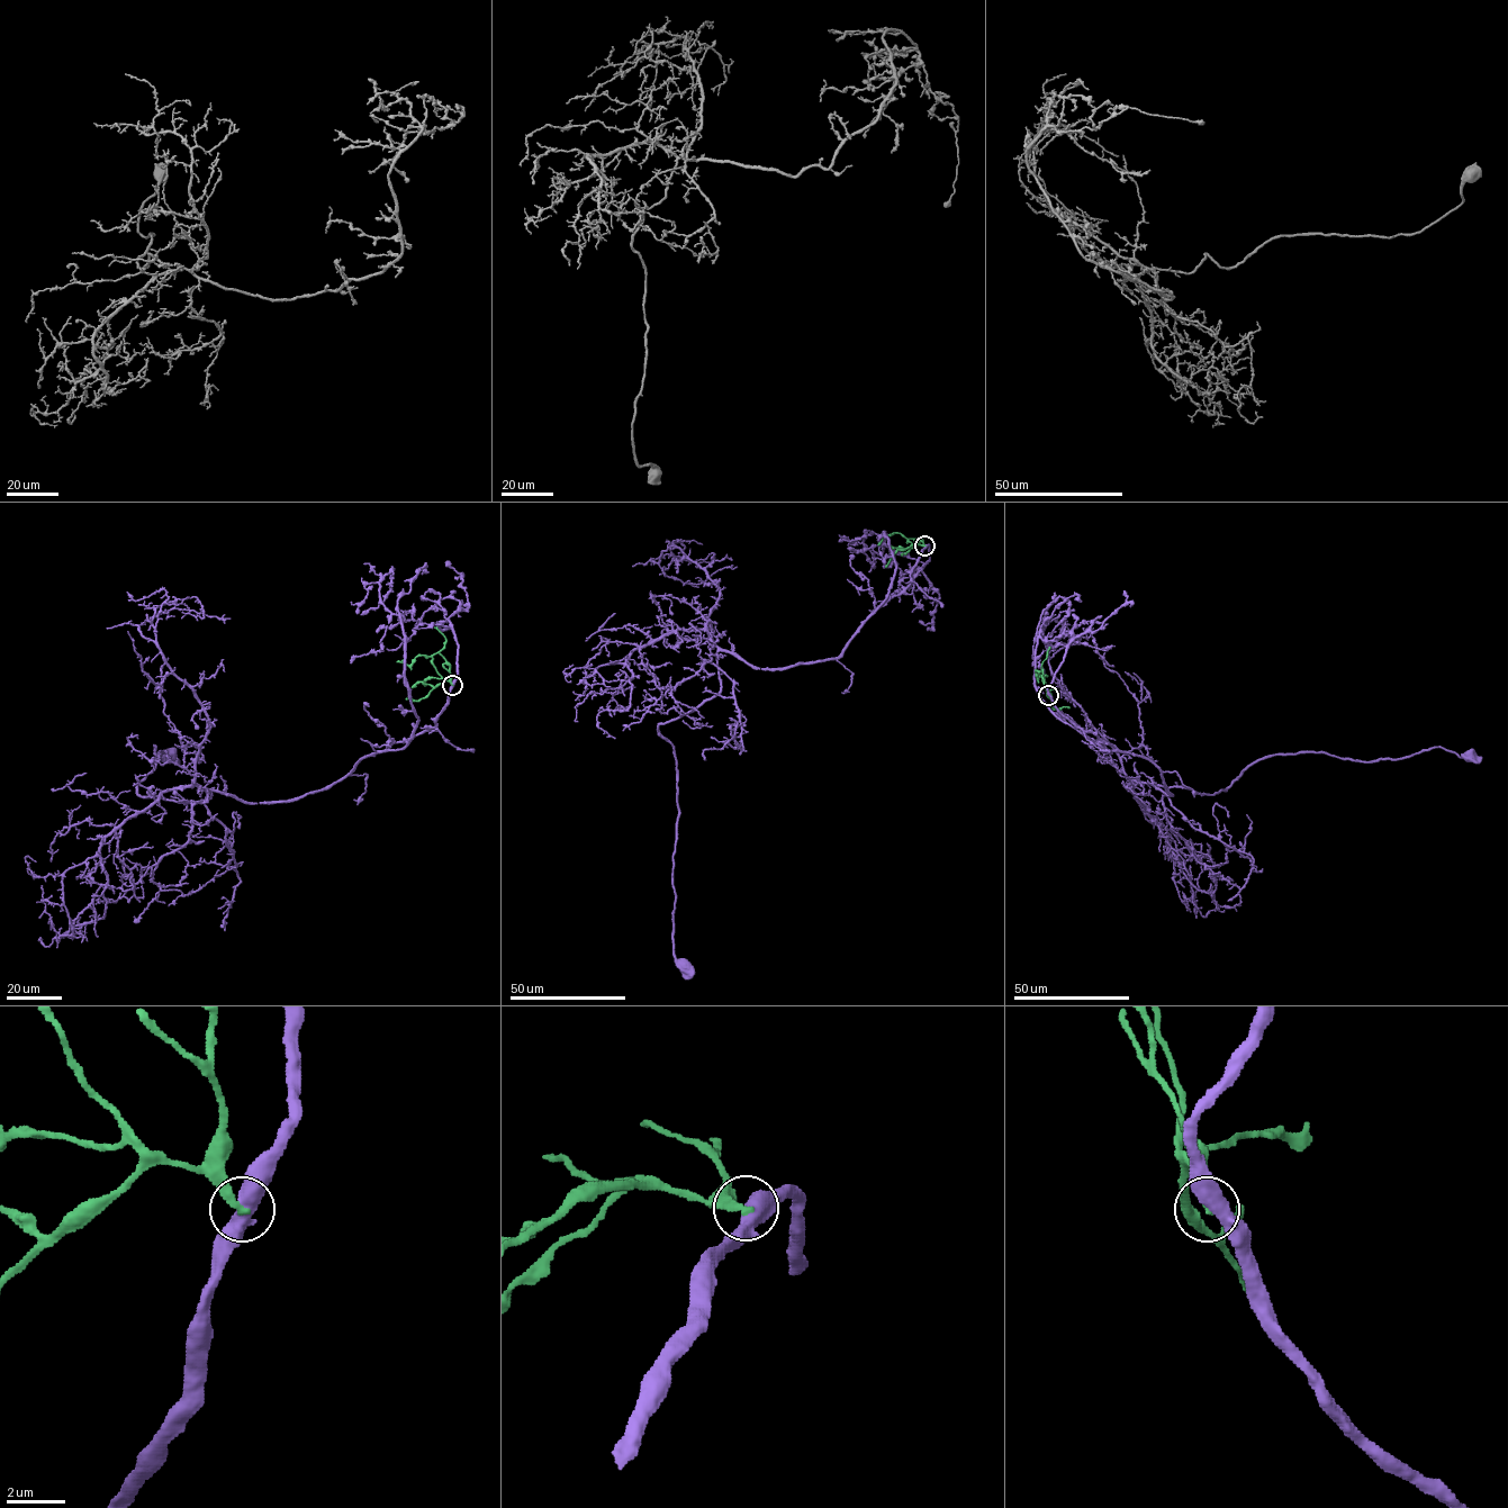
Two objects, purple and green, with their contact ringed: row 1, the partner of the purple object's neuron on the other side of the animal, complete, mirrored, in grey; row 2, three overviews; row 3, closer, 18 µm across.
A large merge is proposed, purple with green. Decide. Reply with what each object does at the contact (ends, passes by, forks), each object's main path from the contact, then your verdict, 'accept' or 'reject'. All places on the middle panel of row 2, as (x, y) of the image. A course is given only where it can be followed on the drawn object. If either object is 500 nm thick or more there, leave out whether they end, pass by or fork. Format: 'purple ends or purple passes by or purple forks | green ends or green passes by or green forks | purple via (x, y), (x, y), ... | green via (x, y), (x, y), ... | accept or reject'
purple via (926, 545), (837, 657), (754, 668), (719, 651), (721, 689), (658, 725), (684, 967) | green via (926, 545), (913, 543), (895, 532), (886, 535), (878, 544) | reject

